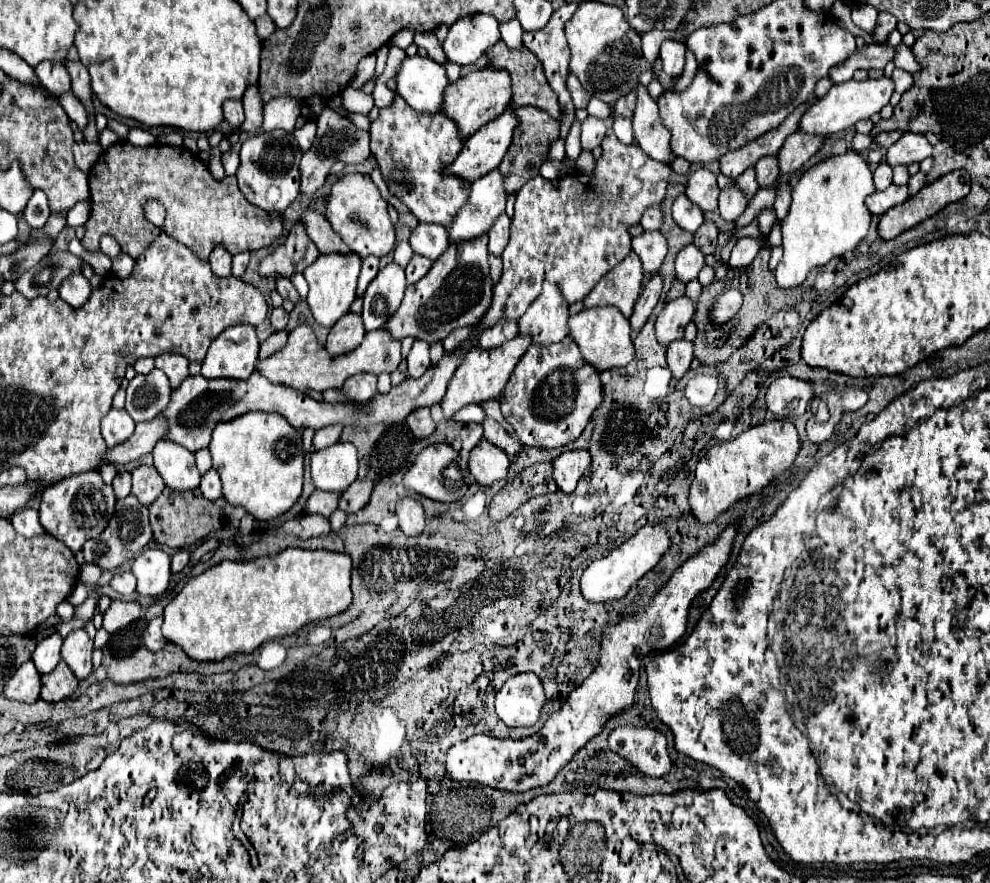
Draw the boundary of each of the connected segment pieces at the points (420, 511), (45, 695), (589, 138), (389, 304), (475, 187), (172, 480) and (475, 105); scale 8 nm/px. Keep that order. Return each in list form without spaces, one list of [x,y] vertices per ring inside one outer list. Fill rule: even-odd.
[[[402,498],[396,504],[396,516],[400,518],[400,530],[408,538],[420,536],[424,532],[426,516],[424,516],[424,508],[420,506],[418,500],[414,500],[414,498]]]
[[[60,662],[54,672],[42,676],[42,692],[40,698],[46,702],[60,702],[64,698],[70,698],[78,690],[78,678],[70,668]]]
[[[610,114],[606,120],[588,116],[582,122],[582,148],[584,150],[594,150],[596,146],[600,146],[600,142],[604,140],[608,128],[612,128],[614,124],[614,114]]]
[[[396,262],[386,264],[380,268],[374,282],[370,282],[368,290],[364,292],[364,310],[362,320],[366,330],[384,328],[386,320],[400,308],[404,290],[406,290],[406,274],[404,268]]]
[[[488,172],[472,184],[470,200],[456,214],[448,234],[452,240],[474,240],[474,236],[488,234],[494,226],[494,220],[506,212],[506,188],[504,176],[498,172]]]
[[[160,440],[154,450],[154,468],[162,476],[164,484],[172,490],[194,490],[200,484],[200,472],[194,464],[194,454],[186,452],[172,440]]]
[[[486,66],[484,70],[474,70],[468,76],[462,76],[456,82],[450,84],[450,88],[446,90],[446,96],[444,96],[442,112],[446,116],[454,118],[454,122],[458,124],[458,130],[462,132],[462,136],[468,138],[474,132],[478,132],[480,126],[484,126],[486,122],[496,118],[508,106],[510,98],[512,98],[510,72],[506,72],[502,68]]]

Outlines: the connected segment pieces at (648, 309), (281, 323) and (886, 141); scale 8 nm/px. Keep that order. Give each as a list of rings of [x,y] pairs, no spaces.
[[[656,272],[656,274],[648,280],[648,284],[644,286],[644,292],[642,292],[642,296],[636,300],[634,312],[632,312],[632,316],[630,316],[630,324],[632,324],[634,330],[640,330],[640,328],[644,326],[644,322],[648,320],[648,316],[652,314],[652,310],[654,310],[658,298],[660,298],[662,284],[664,284],[664,282],[662,282],[662,274]]]
[[[274,308],[270,314],[270,322],[274,330],[284,330],[288,324],[288,312],[284,308]]]
[[[884,132],[884,134],[880,134],[880,136],[874,138],[874,144],[876,144],[876,146],[882,146],[882,148],[888,148],[888,146],[892,146],[900,136],[902,136],[902,132]]]

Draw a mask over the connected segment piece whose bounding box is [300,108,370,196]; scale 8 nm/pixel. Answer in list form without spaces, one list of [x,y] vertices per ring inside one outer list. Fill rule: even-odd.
[[[324,108],[322,114],[316,118],[316,124],[318,132],[312,142],[312,148],[304,152],[300,162],[300,192],[306,196],[314,196],[314,192],[324,186],[330,168],[340,160],[340,152],[352,152],[352,164],[360,164],[370,156],[370,134],[366,130],[356,130],[340,112]]]

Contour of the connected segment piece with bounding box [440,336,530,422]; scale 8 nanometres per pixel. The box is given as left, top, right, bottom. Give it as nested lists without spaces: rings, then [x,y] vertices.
[[[516,336],[510,342],[506,342],[500,348],[494,350],[482,350],[482,348],[474,348],[472,352],[466,354],[464,362],[458,366],[458,370],[454,372],[446,396],[440,400],[440,408],[444,412],[444,420],[452,422],[452,416],[462,410],[468,404],[482,404],[486,400],[492,398],[500,398],[502,388],[506,386],[506,380],[510,378],[510,372],[514,370],[514,366],[518,364],[518,360],[524,356],[526,348],[530,346],[530,336]]]

